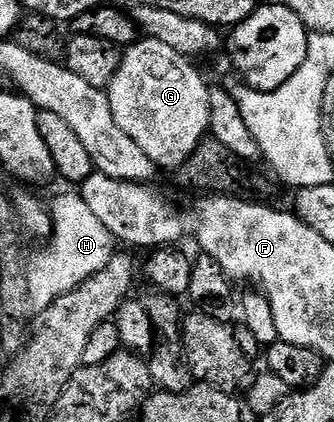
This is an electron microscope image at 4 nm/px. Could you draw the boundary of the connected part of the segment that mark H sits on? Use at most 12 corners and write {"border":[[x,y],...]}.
{"border":[[79,192],[51,202],[27,262],[36,311],[90,279],[114,239]]}

